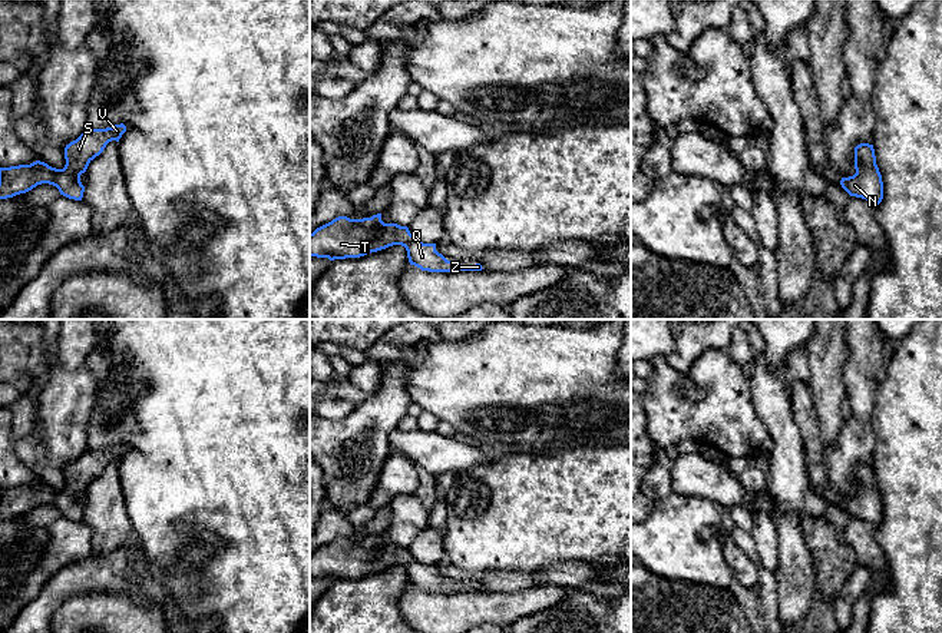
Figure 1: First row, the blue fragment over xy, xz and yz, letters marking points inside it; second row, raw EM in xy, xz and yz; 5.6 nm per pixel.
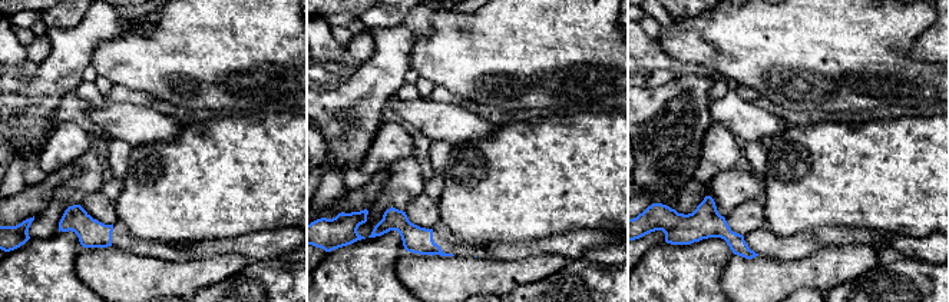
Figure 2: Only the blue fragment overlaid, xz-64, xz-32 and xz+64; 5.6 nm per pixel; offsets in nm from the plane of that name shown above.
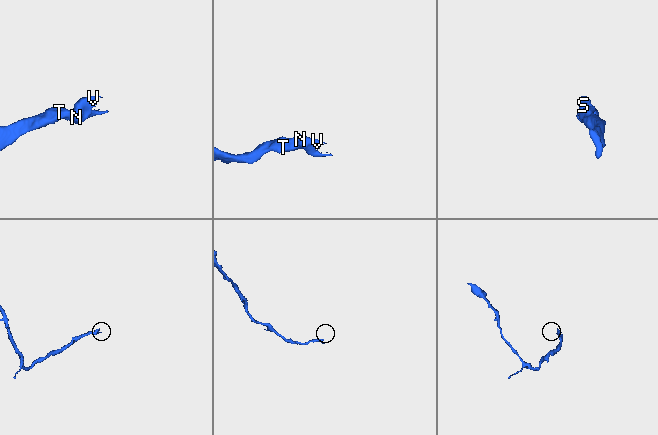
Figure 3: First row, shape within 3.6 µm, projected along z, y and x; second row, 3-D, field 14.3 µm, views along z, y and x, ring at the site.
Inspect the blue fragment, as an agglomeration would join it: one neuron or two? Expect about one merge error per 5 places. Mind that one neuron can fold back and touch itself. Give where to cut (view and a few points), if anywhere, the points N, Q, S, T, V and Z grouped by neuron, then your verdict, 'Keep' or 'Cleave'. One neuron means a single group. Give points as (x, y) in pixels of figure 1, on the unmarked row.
No split. Groups: N Q S T V Z. Keep

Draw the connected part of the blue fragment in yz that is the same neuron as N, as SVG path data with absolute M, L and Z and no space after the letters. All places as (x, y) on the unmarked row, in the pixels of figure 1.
M860 464L855 468L855 490L856 494L853 497L842 498L842 508L850 517L879 526L883 520L883 503L876 485L873 465Z

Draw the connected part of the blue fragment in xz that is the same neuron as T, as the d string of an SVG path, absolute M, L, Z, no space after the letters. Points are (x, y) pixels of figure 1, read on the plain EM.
M381 534L350 540L338 537L310 554L310 577L346 580L401 566L410 586L429 593L482 591L482 586L456 586L436 571L436 564L417 561L407 547L384 544Z

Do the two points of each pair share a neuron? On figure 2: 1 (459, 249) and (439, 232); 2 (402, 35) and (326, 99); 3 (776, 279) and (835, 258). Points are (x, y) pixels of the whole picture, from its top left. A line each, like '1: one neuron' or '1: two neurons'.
1: one neuron
2: one neuron
3: one neuron

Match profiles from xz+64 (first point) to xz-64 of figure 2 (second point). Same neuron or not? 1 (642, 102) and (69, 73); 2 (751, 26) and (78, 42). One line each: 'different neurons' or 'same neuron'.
1: same neuron
2: different neurons

